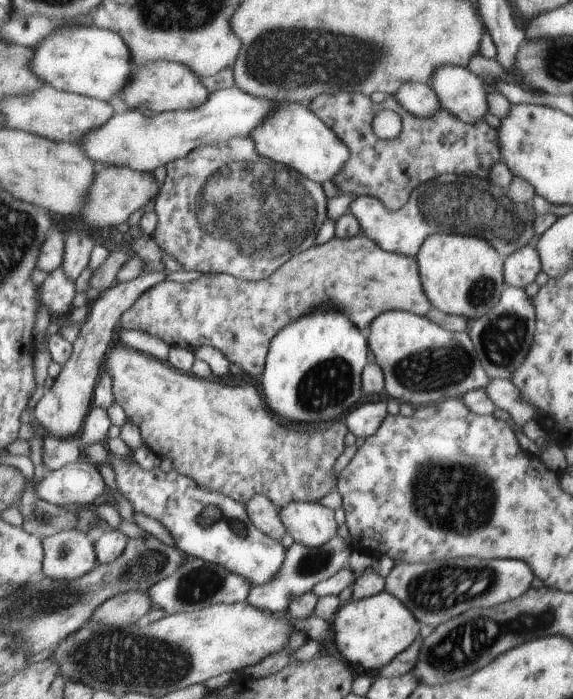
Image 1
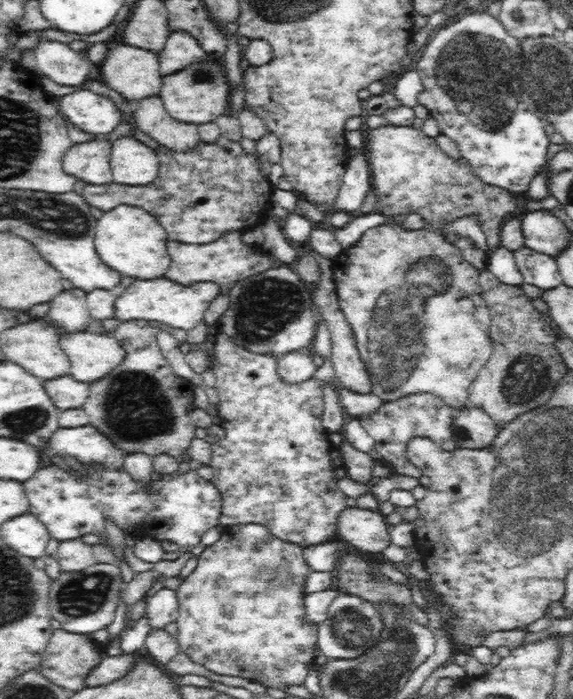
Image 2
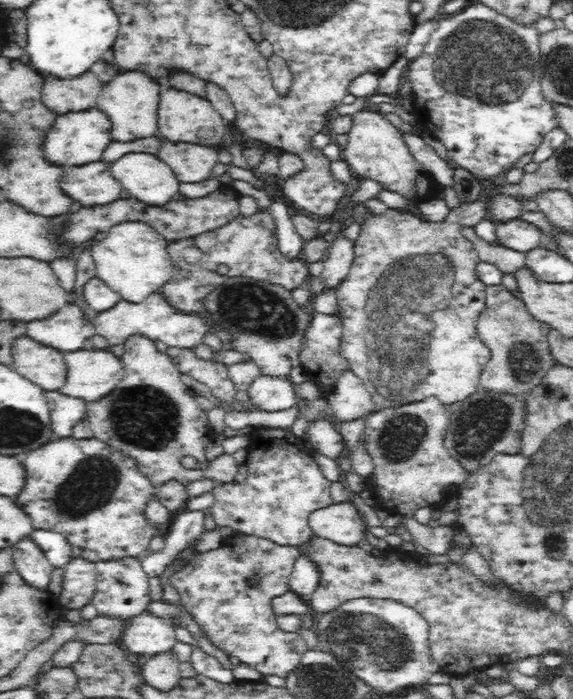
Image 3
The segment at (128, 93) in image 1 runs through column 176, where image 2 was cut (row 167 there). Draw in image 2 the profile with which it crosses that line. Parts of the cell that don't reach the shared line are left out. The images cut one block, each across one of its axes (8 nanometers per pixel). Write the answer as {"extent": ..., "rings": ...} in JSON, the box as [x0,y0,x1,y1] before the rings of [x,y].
{"extent":[62,141,113,186],"rings":[[[92,141],[77,144],[64,154],[62,168],[86,185],[102,186],[113,182],[110,164],[111,144],[108,141]]]}

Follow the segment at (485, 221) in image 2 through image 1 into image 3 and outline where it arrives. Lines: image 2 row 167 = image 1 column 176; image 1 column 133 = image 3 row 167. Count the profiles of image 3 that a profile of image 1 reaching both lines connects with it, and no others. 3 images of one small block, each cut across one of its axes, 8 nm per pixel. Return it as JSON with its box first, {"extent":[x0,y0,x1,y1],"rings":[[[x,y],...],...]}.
{"extent":[342,110,435,199],"rings":[[[358,110],[350,114],[350,128],[346,144],[342,147],[343,161],[351,172],[365,178],[376,180],[390,190],[400,191],[410,197],[434,199],[435,193],[425,187],[430,177],[424,168],[414,159],[400,131],[388,121],[383,113]]]}

